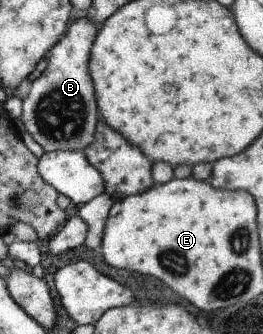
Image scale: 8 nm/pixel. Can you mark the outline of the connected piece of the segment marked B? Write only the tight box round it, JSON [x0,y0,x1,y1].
[20,16,100,153]

